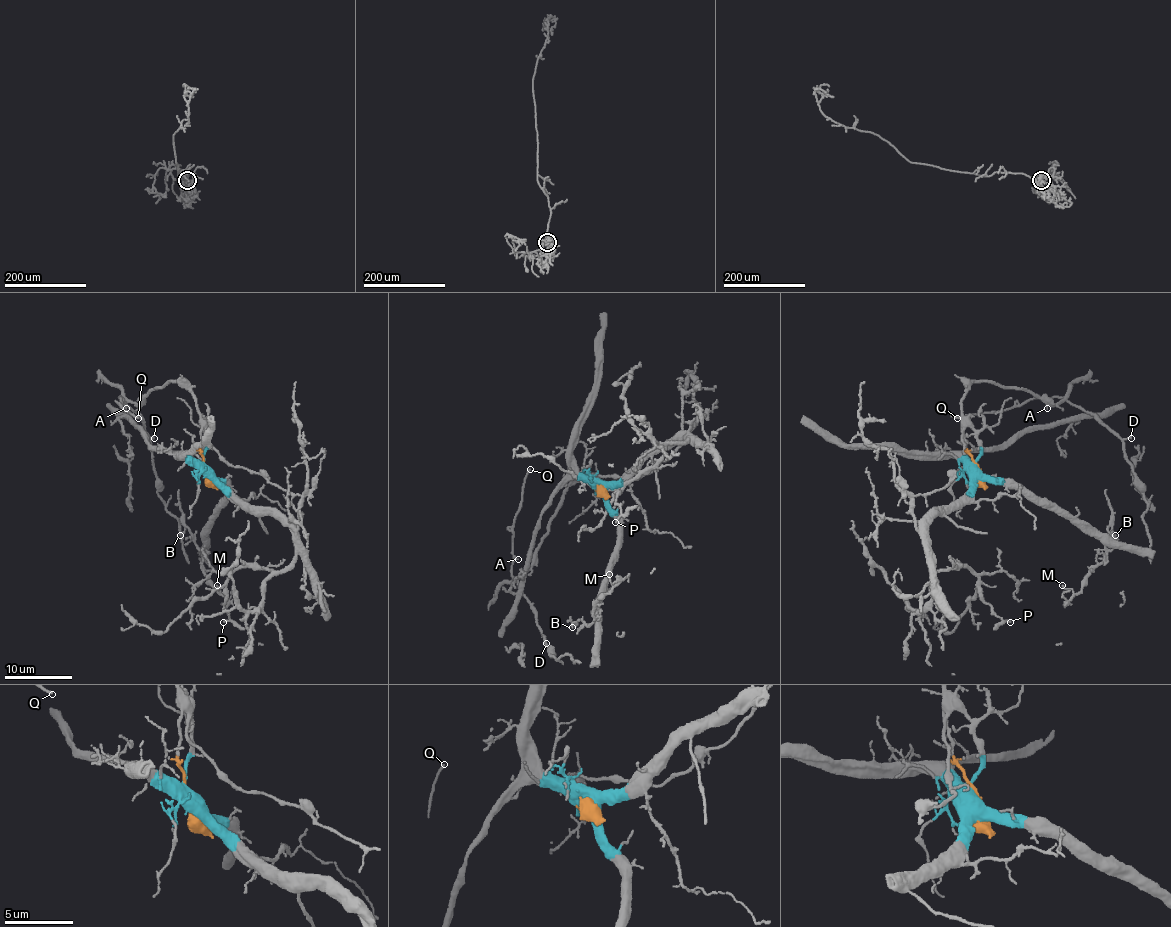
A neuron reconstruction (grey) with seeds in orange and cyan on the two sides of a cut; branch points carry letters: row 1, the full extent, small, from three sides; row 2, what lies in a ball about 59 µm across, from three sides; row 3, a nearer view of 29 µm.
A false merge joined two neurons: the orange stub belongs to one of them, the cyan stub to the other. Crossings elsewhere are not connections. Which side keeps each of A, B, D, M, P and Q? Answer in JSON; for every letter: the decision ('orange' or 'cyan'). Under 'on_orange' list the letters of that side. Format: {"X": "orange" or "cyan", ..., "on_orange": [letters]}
{"A": "orange", "B": "cyan", "D": "orange", "M": "cyan", "P": "cyan", "Q": "orange", "on_orange": ["A", "D", "Q"]}

